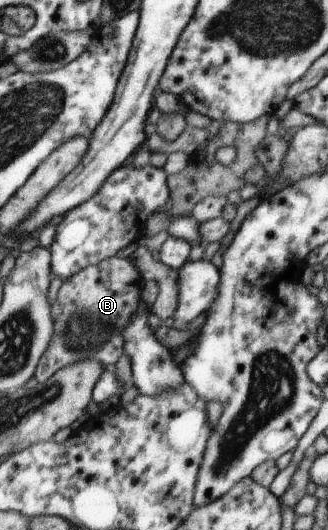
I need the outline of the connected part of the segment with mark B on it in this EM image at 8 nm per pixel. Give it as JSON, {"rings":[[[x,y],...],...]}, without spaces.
{"rings":[[[128,255],[109,257],[64,280],[56,300],[51,303],[53,336],[49,348],[40,358],[34,376],[36,380],[47,382],[65,367],[93,358],[104,368],[113,368],[125,352],[124,332],[139,310],[144,283]]]}

